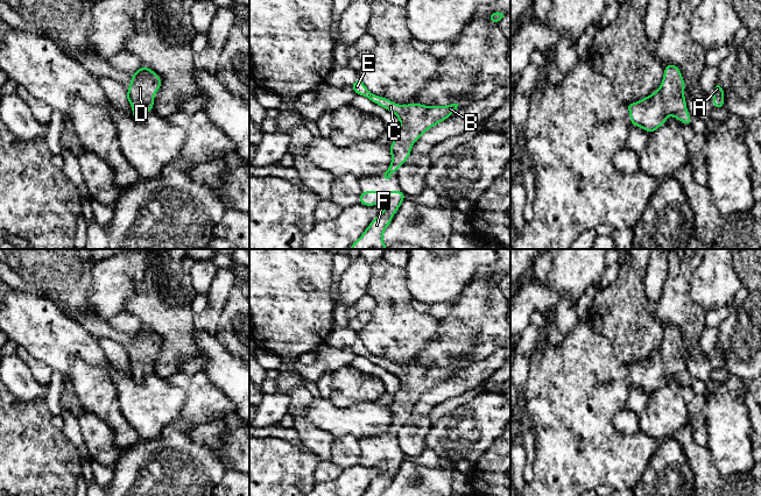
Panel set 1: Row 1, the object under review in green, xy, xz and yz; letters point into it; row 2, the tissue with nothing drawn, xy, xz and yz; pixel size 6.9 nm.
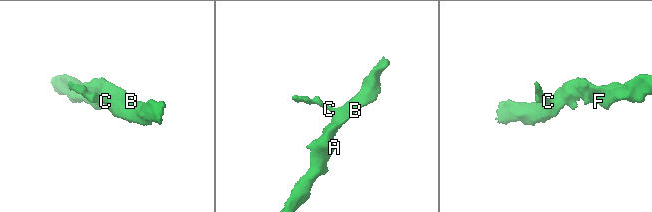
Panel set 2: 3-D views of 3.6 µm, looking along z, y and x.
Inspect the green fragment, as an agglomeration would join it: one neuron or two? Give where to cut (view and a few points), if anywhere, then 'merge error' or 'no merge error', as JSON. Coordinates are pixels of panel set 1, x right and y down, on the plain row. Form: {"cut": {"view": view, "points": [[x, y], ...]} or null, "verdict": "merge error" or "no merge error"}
{"cut": null, "verdict": "no merge error"}

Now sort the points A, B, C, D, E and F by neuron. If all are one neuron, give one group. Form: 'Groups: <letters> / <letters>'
Groups: A B C D E F

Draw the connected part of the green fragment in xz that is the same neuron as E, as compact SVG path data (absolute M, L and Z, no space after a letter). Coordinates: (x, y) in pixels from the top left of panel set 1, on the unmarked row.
M357 339L351 348L357 356L366 357L372 363L394 374L400 381L400 388L393 396L394 403L389 405L392 424L385 433L386 440L389 440L393 433L397 433L400 427L409 419L413 405L428 390L450 378L460 368L459 361L441 368L425 367L416 363L399 366L387 359L369 353L360 339Z

